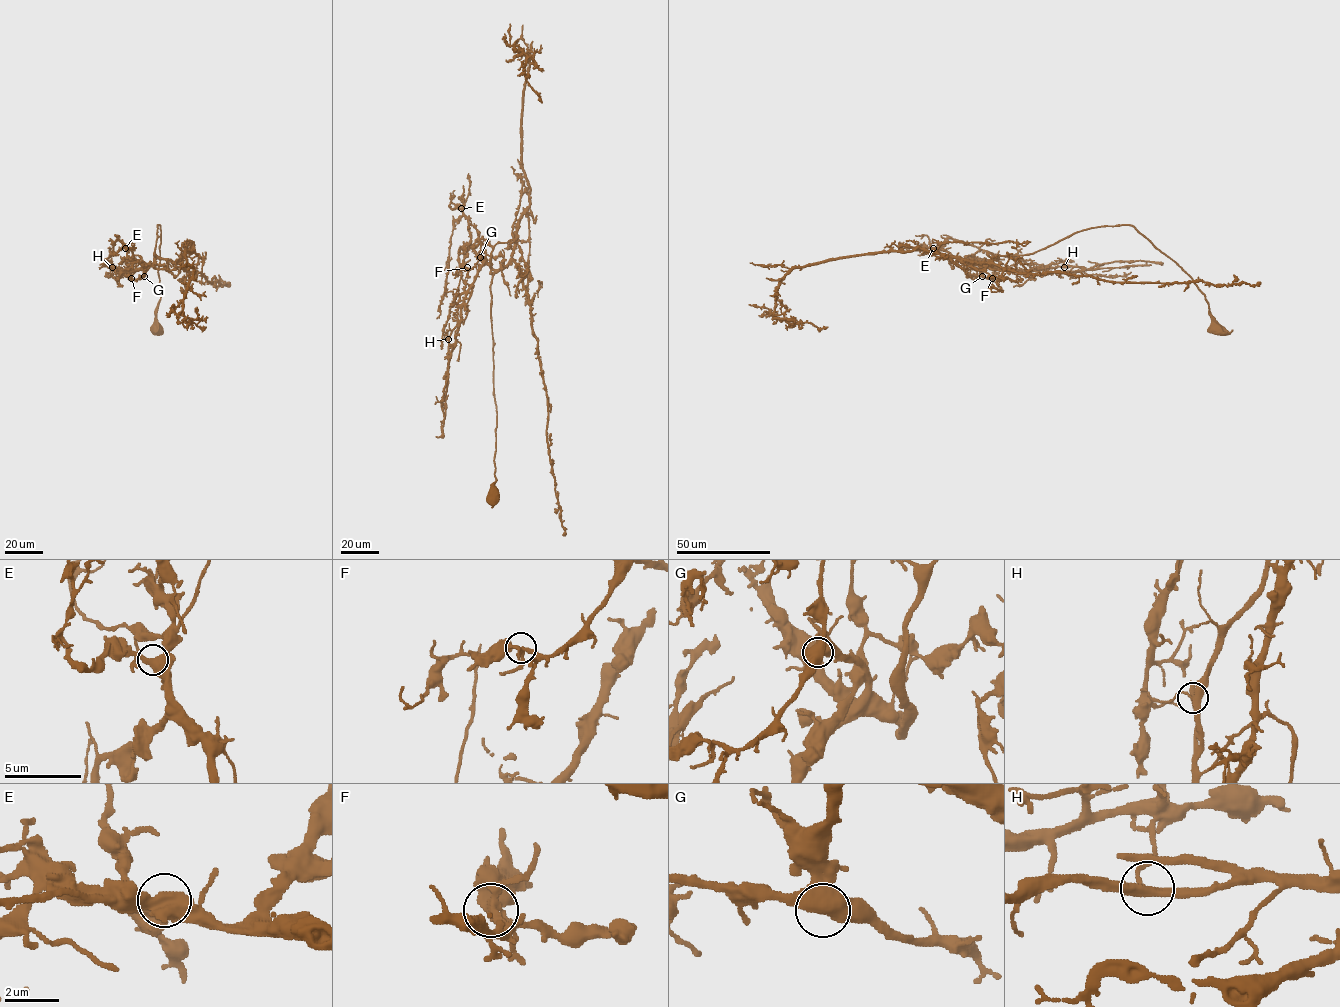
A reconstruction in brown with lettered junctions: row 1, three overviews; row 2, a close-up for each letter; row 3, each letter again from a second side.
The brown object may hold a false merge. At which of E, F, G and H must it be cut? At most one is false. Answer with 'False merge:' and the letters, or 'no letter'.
False merge: H

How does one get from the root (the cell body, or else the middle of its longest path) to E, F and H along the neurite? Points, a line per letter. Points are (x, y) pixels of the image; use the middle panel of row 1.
E: (494, 492), (496, 407), (491, 319), (492, 273), (490, 266), (472, 248), (469, 225), (461, 208)
F: (494, 492), (496, 407), (491, 319), (492, 273), (491, 266), (482, 257), (470, 269), (467, 267)
H: (494, 492), (496, 407), (491, 319), (492, 273), (489, 265), (479, 270), (458, 307), (456, 326), (448, 339)

